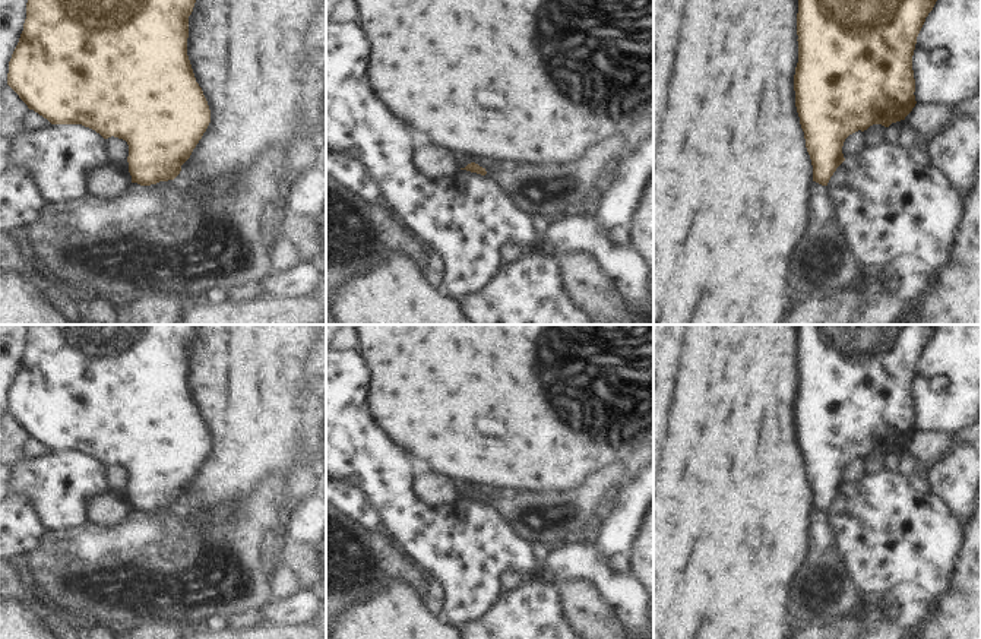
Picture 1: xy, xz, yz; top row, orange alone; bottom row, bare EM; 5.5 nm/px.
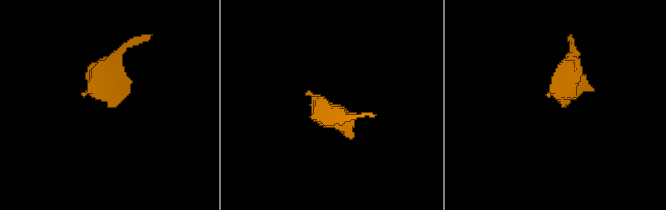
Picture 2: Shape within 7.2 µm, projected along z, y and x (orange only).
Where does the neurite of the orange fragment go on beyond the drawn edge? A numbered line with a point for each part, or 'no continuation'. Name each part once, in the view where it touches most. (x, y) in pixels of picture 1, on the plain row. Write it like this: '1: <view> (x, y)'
no continuation

